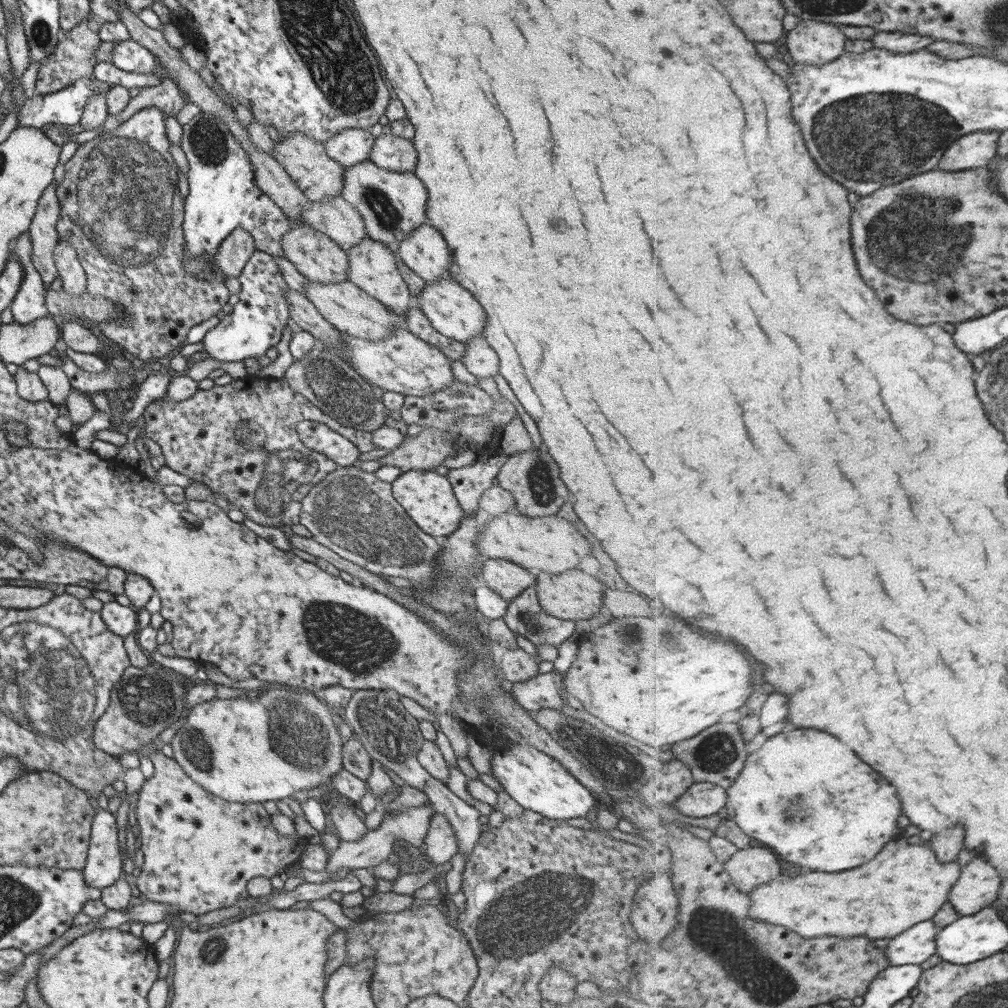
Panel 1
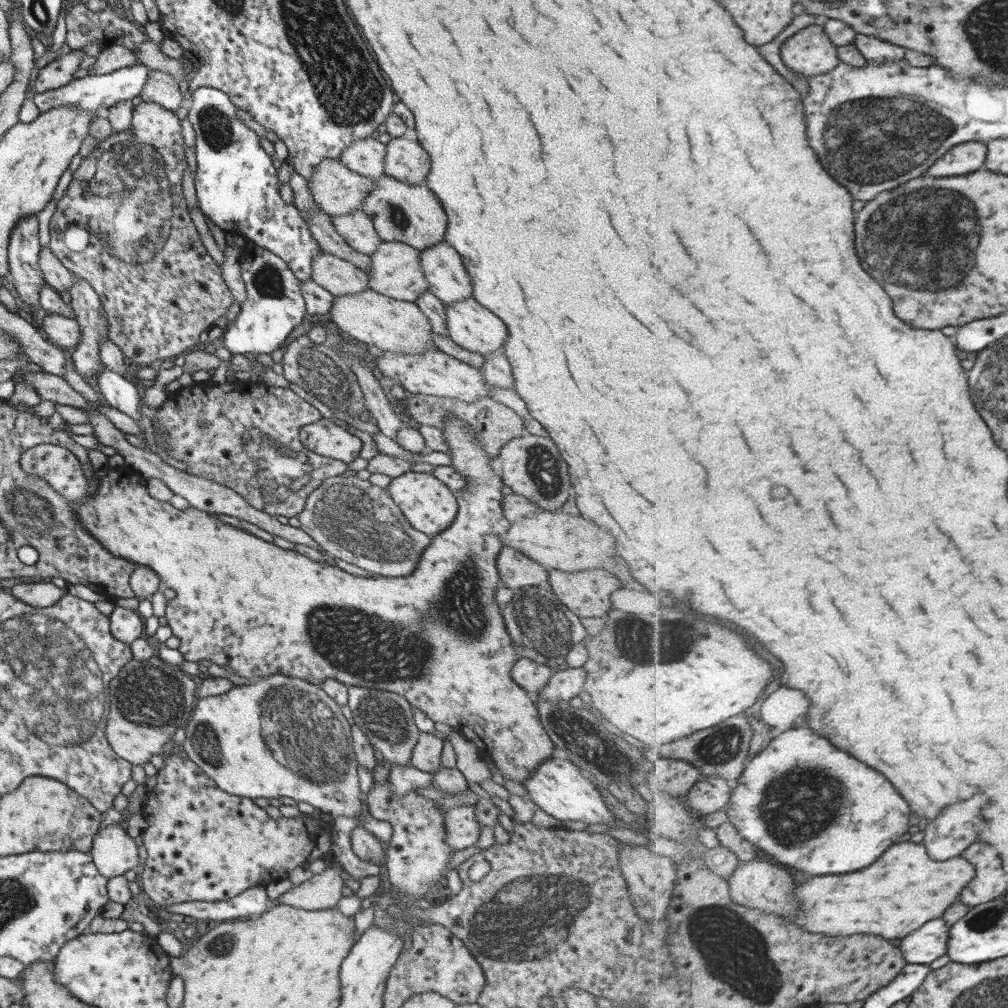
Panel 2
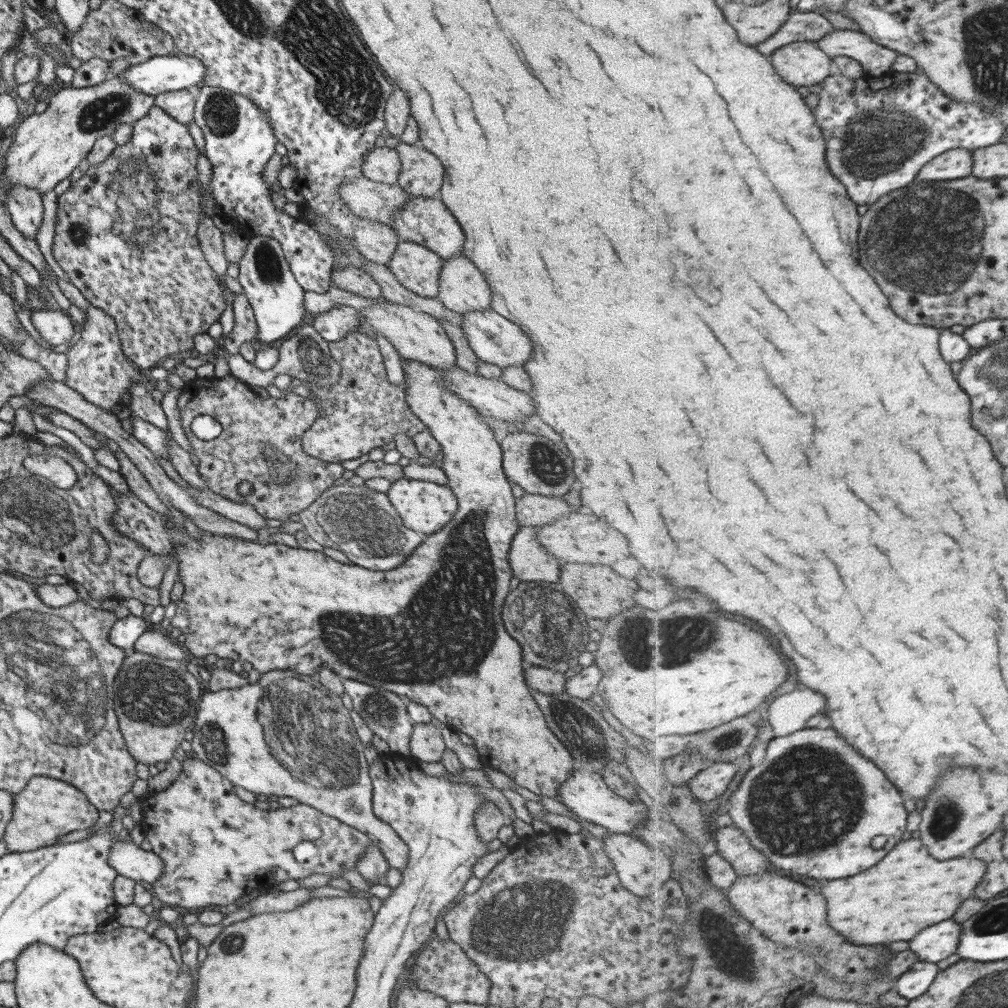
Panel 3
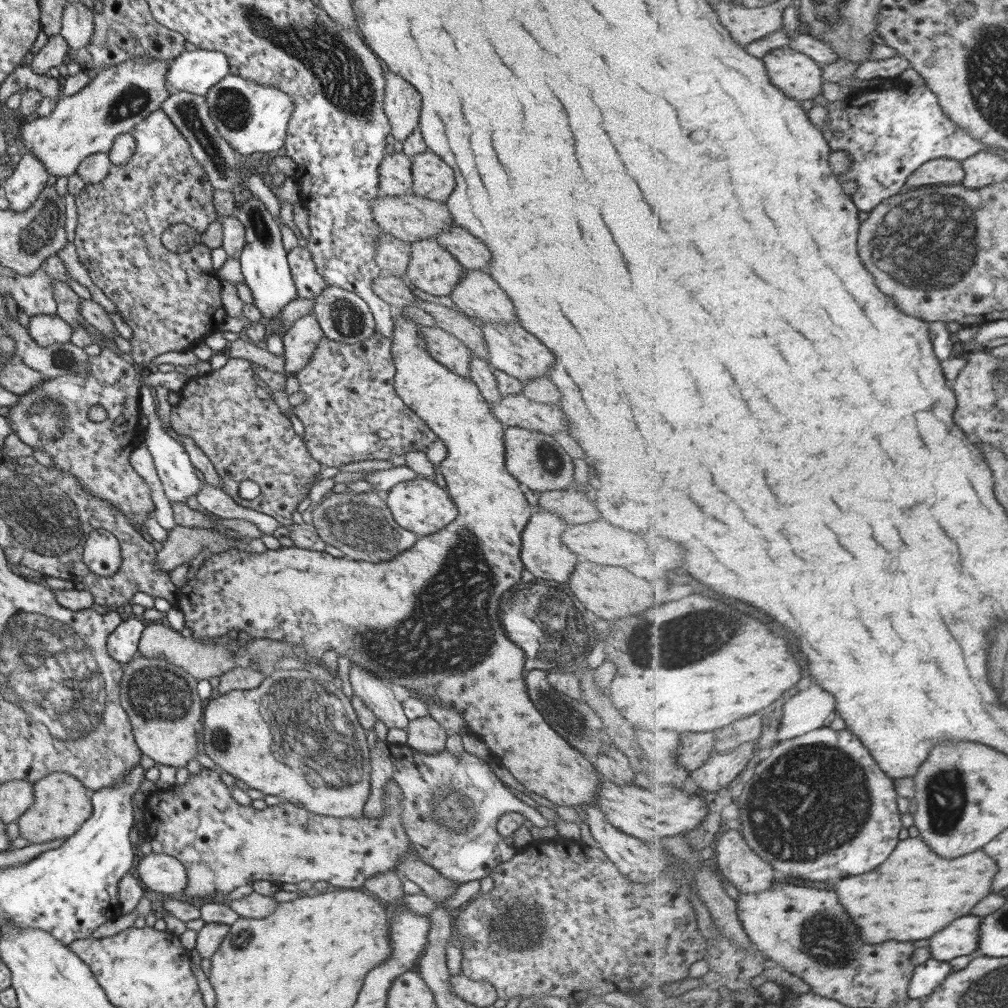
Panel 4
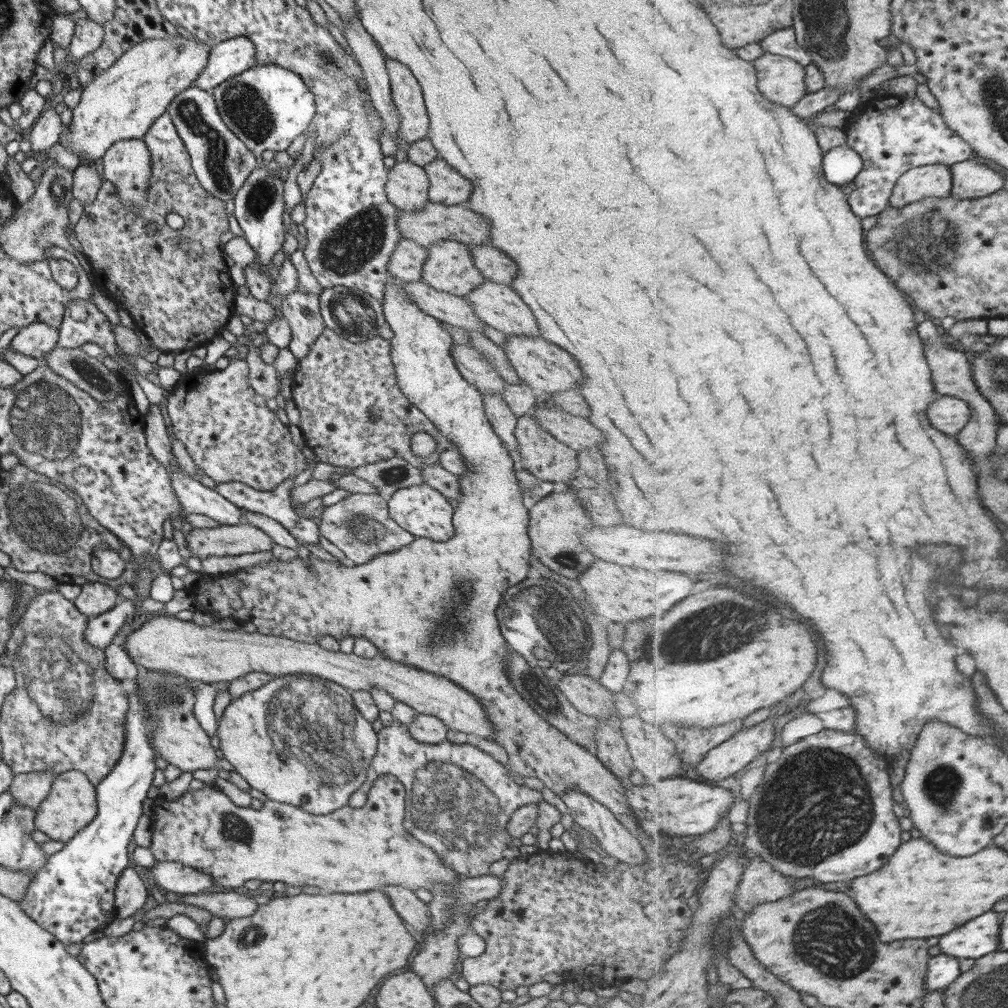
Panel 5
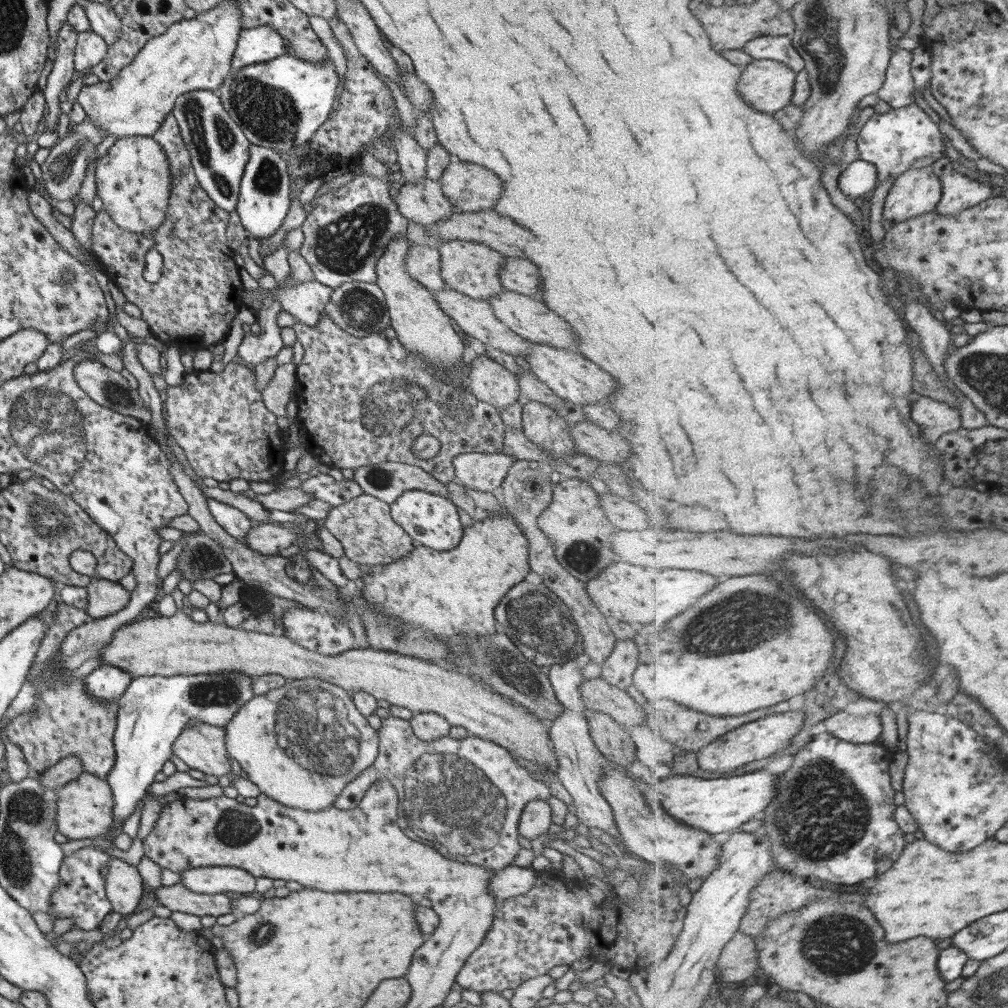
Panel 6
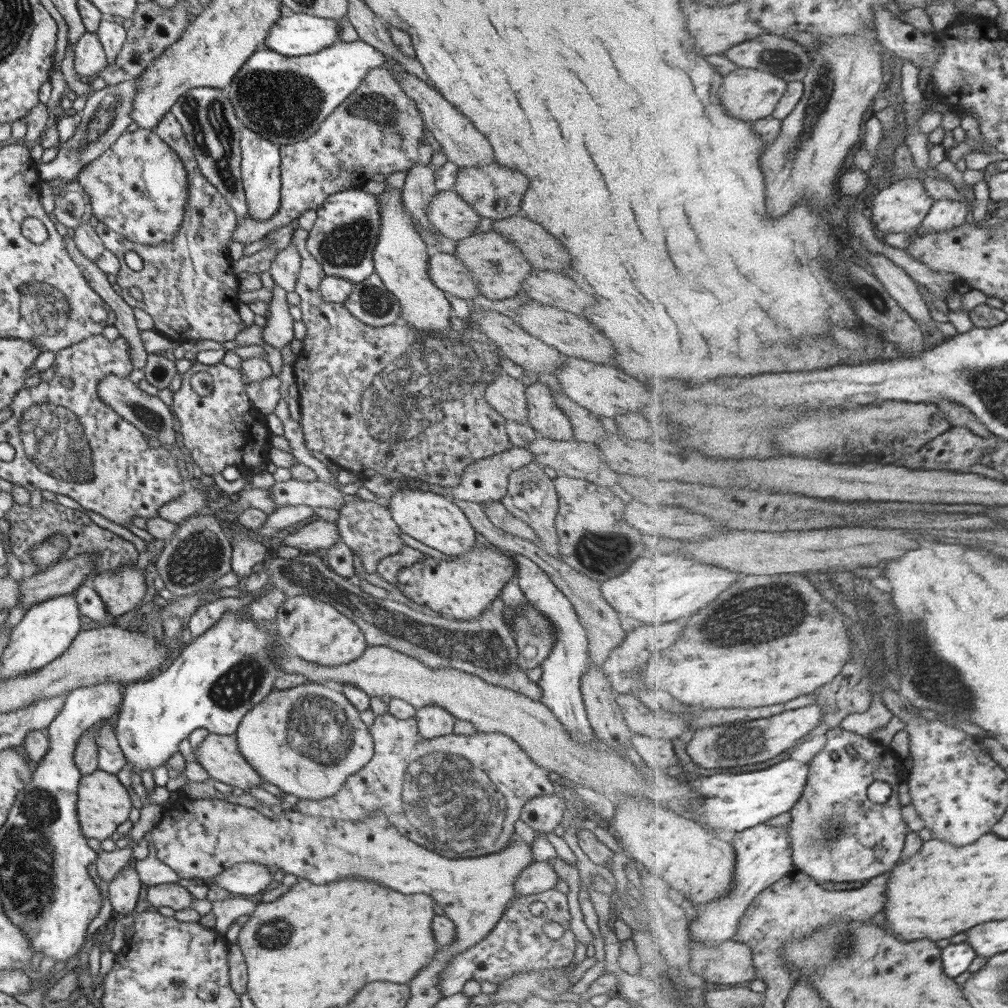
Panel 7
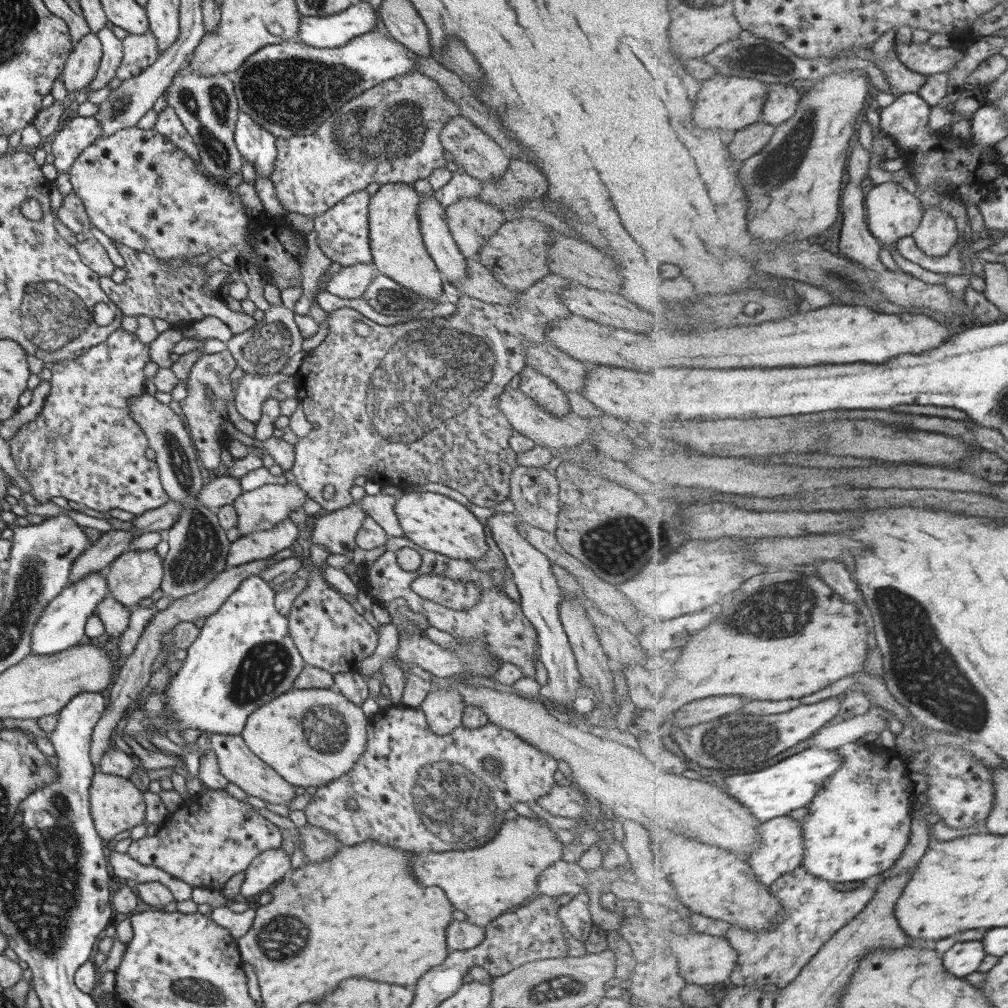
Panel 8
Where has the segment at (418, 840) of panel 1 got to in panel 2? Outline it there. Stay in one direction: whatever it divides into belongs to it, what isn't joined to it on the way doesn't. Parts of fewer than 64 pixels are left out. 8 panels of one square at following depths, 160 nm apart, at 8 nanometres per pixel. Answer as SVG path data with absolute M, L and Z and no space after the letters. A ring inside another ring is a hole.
M328 864L325 871L280 894L278 904L311 911L335 907L341 897L341 887L344 886L340 872L343 872L341 866Z

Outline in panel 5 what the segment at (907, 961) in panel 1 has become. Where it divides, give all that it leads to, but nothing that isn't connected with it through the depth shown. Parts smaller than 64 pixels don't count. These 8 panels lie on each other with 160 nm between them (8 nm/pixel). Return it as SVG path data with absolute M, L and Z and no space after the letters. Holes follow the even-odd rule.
M987 912L957 928L955 932L943 936L939 942L940 948L943 953L958 959L981 959L982 956L1000 950L1001 928L1001 914Z

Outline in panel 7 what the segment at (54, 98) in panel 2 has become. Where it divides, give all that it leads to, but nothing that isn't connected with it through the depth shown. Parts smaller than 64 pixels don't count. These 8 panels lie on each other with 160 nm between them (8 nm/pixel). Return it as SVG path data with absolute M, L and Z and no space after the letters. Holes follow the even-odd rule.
M285 13L269 29L257 49L268 48L287 56L313 54L322 47L331 46L344 37L338 34L338 19L317 18L301 13Z

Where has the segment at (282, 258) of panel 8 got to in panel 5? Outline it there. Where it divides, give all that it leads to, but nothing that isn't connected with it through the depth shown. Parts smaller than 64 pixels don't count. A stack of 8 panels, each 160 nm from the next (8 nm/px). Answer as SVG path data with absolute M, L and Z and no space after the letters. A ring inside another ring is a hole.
M143 139L118 140L104 152L102 180L114 184L116 195L130 212L144 206L147 198L148 180L152 171L151 155Z

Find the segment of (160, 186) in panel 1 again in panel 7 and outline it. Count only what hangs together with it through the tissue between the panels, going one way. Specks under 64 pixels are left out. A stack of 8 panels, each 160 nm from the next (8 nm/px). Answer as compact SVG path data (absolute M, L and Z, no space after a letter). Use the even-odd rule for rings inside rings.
M167 112L152 131L180 158L186 172L188 182L188 199L185 203L183 220L179 225L179 230L172 240L163 244L135 244L126 238L119 236L102 222L98 222L94 228L96 235L100 238L105 252L115 254L118 258L119 269L115 275L117 286L119 286L120 296L132 307L140 308L153 320L153 328L163 337L182 344L188 340L214 340L216 343L233 341L239 331L245 329L245 324L239 320L236 313L238 301L238 281L237 274L230 268L231 258L227 253L229 238L232 230L236 227L238 217L229 208L223 196L217 189L200 173L197 168L194 152L191 145L187 144L183 129L179 122L173 117L171 112ZM133 250L141 258L142 268L131 270L123 261L123 254ZM131 286L139 288L141 299L136 300L130 297L128 290Z

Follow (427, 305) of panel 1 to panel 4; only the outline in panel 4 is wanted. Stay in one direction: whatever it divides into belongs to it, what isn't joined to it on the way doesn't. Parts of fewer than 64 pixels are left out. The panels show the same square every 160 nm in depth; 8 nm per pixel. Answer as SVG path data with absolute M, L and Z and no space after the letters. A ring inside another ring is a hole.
M517 322L501 324L483 323L480 328L487 355L486 363L492 368L516 378L519 382L529 381L529 378L547 376L547 371L553 365L553 357L543 344L531 334L519 327Z

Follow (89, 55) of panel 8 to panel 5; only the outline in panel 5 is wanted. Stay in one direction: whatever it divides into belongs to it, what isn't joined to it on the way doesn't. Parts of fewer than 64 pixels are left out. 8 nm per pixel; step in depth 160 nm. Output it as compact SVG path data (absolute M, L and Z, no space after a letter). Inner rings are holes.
M74 14L74 31L67 46L72 63L93 52L102 41L102 26L87 16Z

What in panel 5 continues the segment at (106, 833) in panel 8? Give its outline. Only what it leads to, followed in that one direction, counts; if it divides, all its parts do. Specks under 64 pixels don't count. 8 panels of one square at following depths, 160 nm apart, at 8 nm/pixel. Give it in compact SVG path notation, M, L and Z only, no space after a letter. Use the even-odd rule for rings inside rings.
M79 771L61 772L53 779L47 797L40 802L33 815L35 830L45 834L50 840L66 844L79 830L85 828L95 814L95 785Z

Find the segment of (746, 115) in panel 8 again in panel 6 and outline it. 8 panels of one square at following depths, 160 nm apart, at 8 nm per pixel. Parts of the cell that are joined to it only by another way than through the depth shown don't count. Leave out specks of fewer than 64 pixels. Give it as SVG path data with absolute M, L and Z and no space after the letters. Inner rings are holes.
M754 60L744 68L738 91L753 108L774 114L791 105L797 76L778 60Z

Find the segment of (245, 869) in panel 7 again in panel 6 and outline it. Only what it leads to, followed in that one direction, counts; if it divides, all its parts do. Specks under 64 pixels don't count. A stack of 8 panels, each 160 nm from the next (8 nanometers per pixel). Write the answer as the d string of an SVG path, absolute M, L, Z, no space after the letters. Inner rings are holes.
M199 867L177 873L180 883L193 892L203 894L253 894L255 878L231 867Z

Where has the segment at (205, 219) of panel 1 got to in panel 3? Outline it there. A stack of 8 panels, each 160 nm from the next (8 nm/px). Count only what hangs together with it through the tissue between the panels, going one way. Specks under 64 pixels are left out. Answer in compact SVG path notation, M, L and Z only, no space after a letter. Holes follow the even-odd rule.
M203 85L195 99L193 123L201 129L205 154L213 166L209 186L217 214L233 228L245 226L255 235L275 239L281 245L284 259L299 286L307 292L327 292L331 287L334 252L311 224L289 217L271 203L271 191L262 178L262 170L274 153L276 138L261 109L246 96Z

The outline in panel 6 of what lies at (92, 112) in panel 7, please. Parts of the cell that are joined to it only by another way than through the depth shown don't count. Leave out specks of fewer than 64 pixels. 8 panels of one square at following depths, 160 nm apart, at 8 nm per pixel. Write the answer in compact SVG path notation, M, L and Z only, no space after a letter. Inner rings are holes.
M85 118L75 126L72 133L66 133L49 149L47 158L40 164L39 172L41 172L41 180L45 184L46 192L53 201L67 200L77 194L80 183L85 178L85 168L91 164L92 158L96 159L95 148L103 138L102 132L91 124L91 120Z

